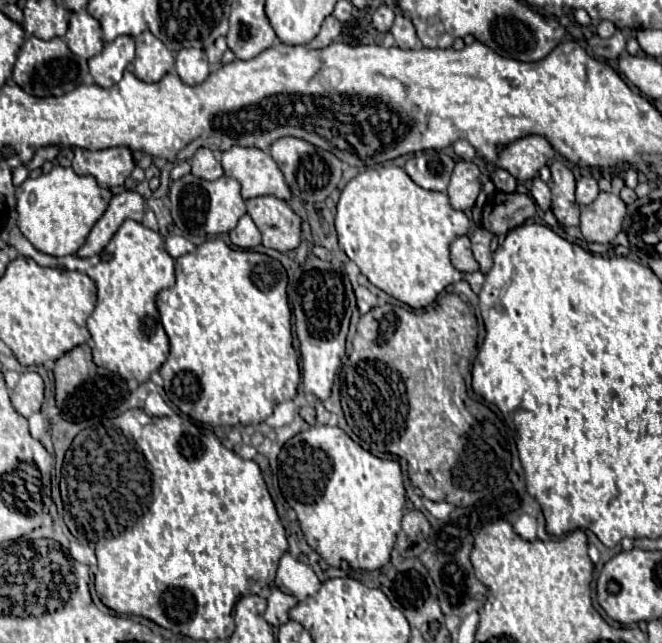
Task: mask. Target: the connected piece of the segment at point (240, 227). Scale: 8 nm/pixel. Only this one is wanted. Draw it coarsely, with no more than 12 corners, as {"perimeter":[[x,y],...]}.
{"perimeter":[[247,214],[229,232],[245,250],[261,244],[261,232]]}

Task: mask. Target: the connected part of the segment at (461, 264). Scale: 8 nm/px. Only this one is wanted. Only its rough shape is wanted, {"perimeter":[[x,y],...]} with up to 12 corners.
{"perimeter":[[469,236],[451,242],[451,264],[461,272],[475,272]]}

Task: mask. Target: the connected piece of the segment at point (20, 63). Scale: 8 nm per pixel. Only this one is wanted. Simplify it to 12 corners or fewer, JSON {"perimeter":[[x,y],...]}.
{"perimeter":[[29,36],[11,78],[27,94],[63,96],[89,72],[61,38]]}

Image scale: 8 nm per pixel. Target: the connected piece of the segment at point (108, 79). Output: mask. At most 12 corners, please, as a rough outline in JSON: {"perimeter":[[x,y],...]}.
{"perimeter":[[131,36],[105,44],[89,60],[95,82],[103,88],[117,84],[135,58]]}

